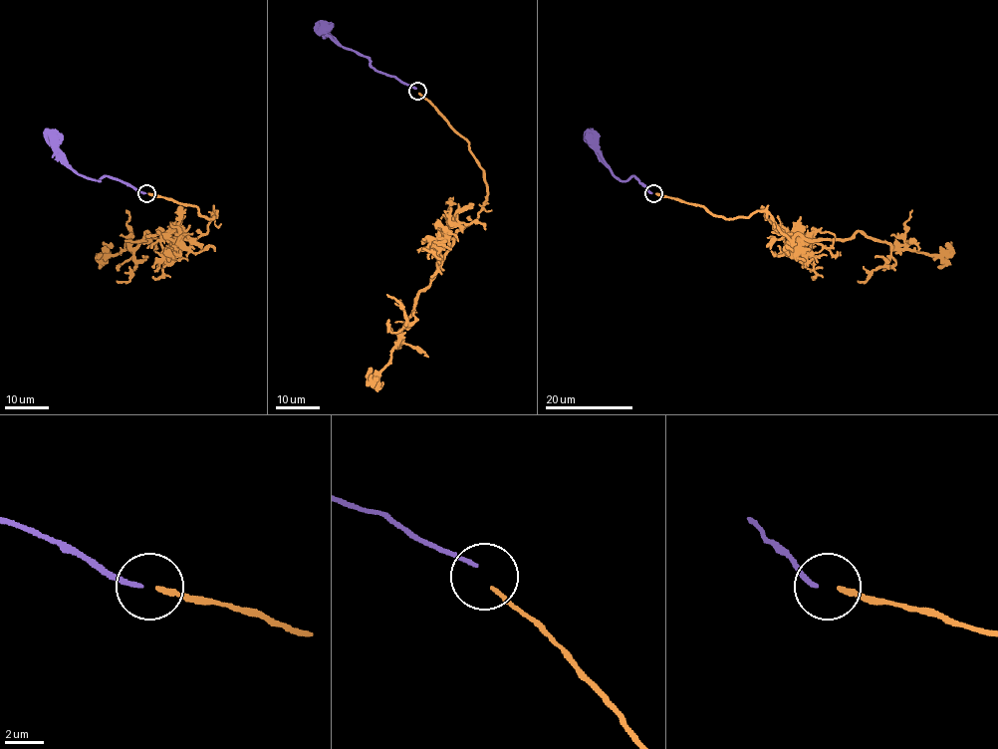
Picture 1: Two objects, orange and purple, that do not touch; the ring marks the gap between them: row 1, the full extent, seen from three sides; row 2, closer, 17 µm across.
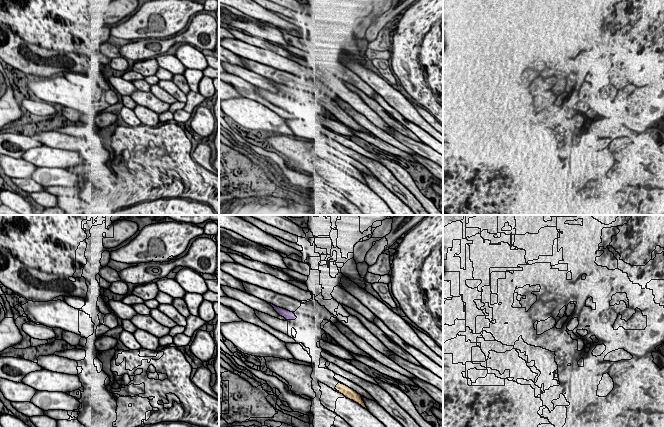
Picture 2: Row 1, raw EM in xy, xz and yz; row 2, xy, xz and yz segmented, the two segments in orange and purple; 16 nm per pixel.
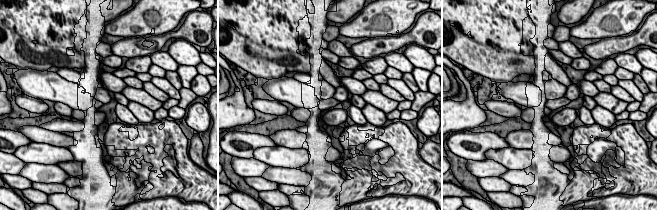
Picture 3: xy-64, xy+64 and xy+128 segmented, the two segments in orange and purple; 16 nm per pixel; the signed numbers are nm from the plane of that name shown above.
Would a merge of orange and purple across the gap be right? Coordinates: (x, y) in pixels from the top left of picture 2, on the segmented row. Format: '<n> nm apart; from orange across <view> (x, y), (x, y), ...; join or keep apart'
1250 nm apart; from orange across xz (338, 383), (294, 319); join

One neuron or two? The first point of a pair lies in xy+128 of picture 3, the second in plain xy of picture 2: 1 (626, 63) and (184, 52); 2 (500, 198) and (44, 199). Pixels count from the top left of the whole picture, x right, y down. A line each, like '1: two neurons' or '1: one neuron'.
1: two neurons
2: one neuron

